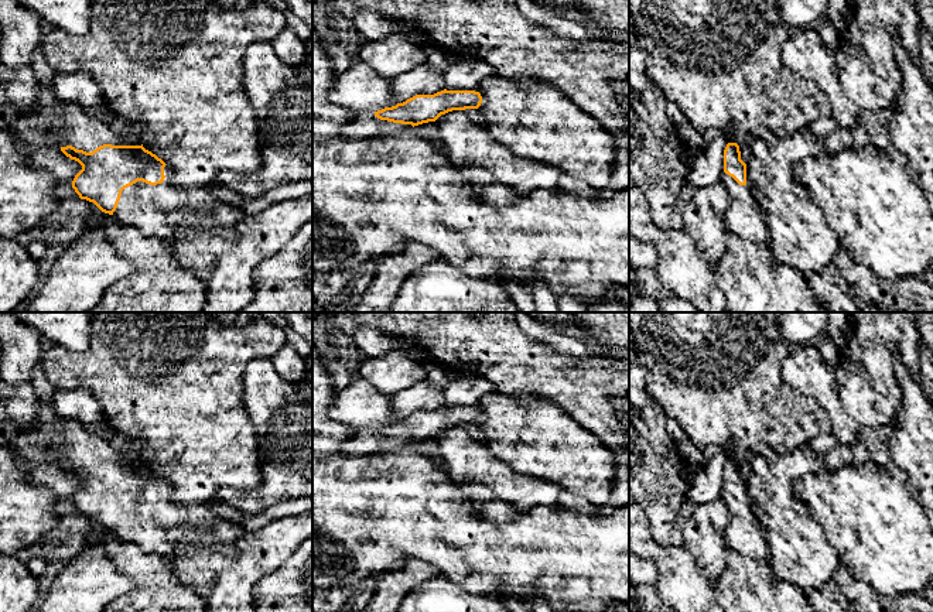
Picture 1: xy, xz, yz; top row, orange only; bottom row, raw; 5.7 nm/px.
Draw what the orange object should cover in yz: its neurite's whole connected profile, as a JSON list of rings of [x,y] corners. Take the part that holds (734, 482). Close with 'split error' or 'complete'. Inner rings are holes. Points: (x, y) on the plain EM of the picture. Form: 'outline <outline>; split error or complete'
outline [[[728,459],[724,466],[721,499],[728,507],[729,520],[725,529],[728,547],[756,561],[766,561],[769,546],[765,530],[746,503],[746,481],[741,476],[739,462]]]; split error

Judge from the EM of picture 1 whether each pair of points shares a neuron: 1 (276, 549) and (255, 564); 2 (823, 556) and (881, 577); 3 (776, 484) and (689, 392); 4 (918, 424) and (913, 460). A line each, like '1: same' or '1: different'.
1: same
2: different
3: different
4: same

